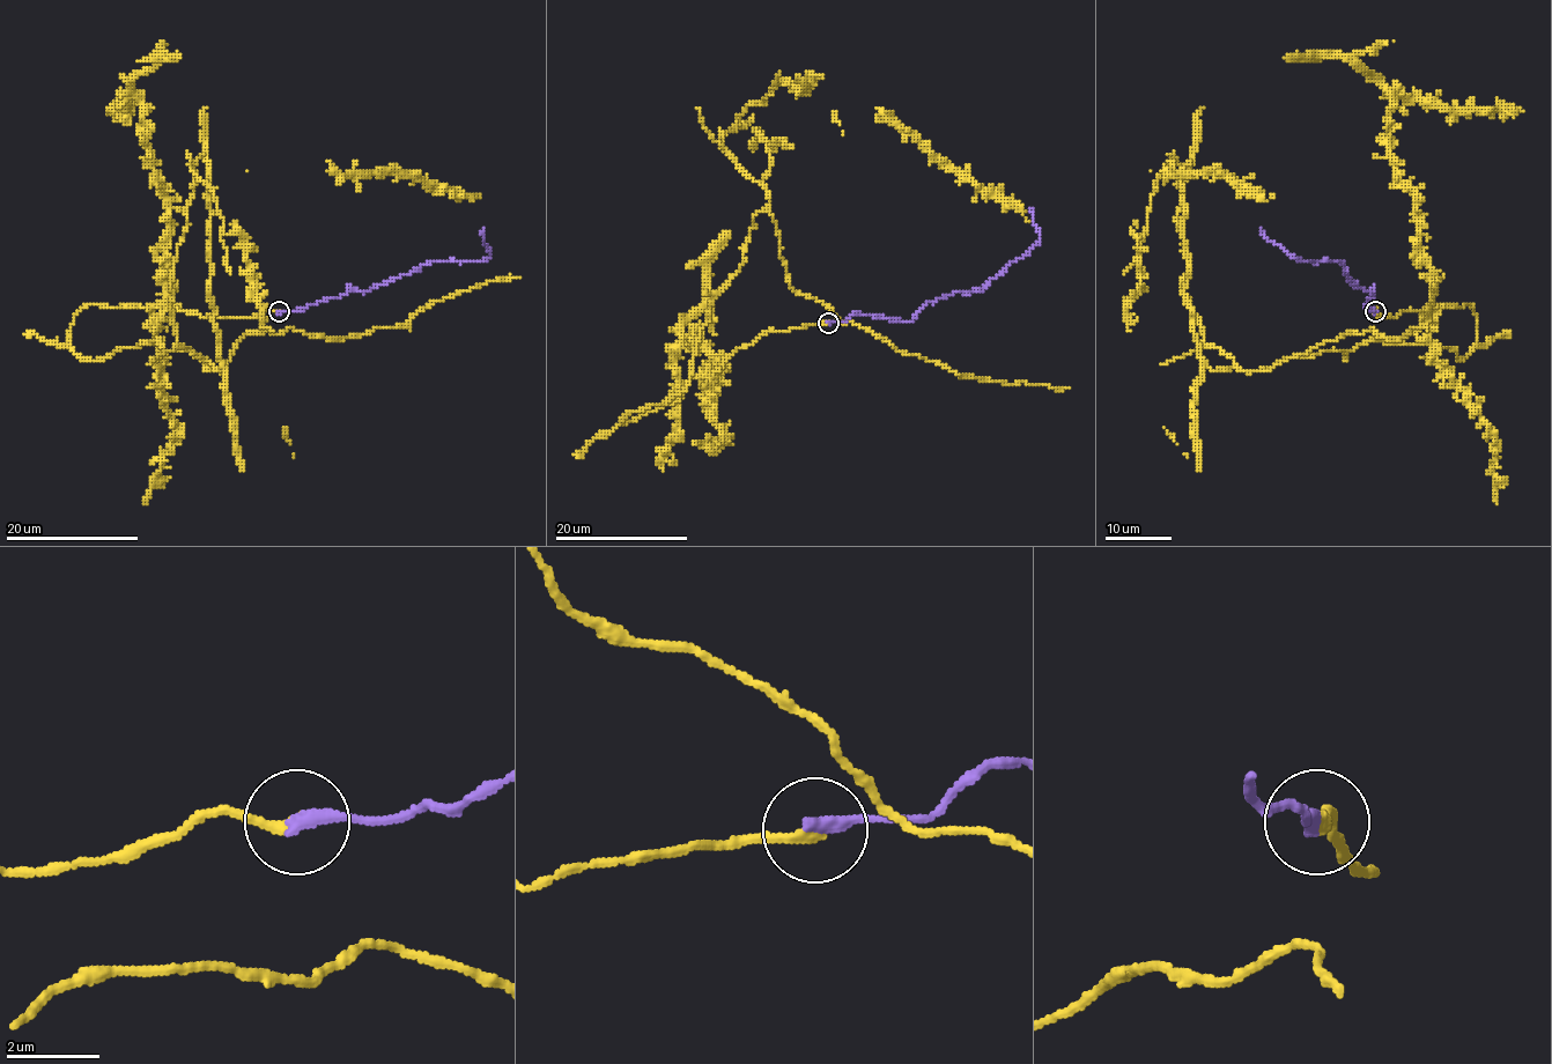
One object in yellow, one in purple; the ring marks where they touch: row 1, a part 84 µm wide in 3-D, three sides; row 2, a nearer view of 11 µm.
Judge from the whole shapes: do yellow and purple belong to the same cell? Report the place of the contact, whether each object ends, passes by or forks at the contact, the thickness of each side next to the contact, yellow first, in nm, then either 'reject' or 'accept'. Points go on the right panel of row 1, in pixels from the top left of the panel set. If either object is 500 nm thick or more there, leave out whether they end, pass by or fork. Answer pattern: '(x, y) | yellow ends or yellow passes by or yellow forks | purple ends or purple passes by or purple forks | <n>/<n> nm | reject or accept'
(1375, 311) | yellow ends | purple ends | 240/340 nm | accept

